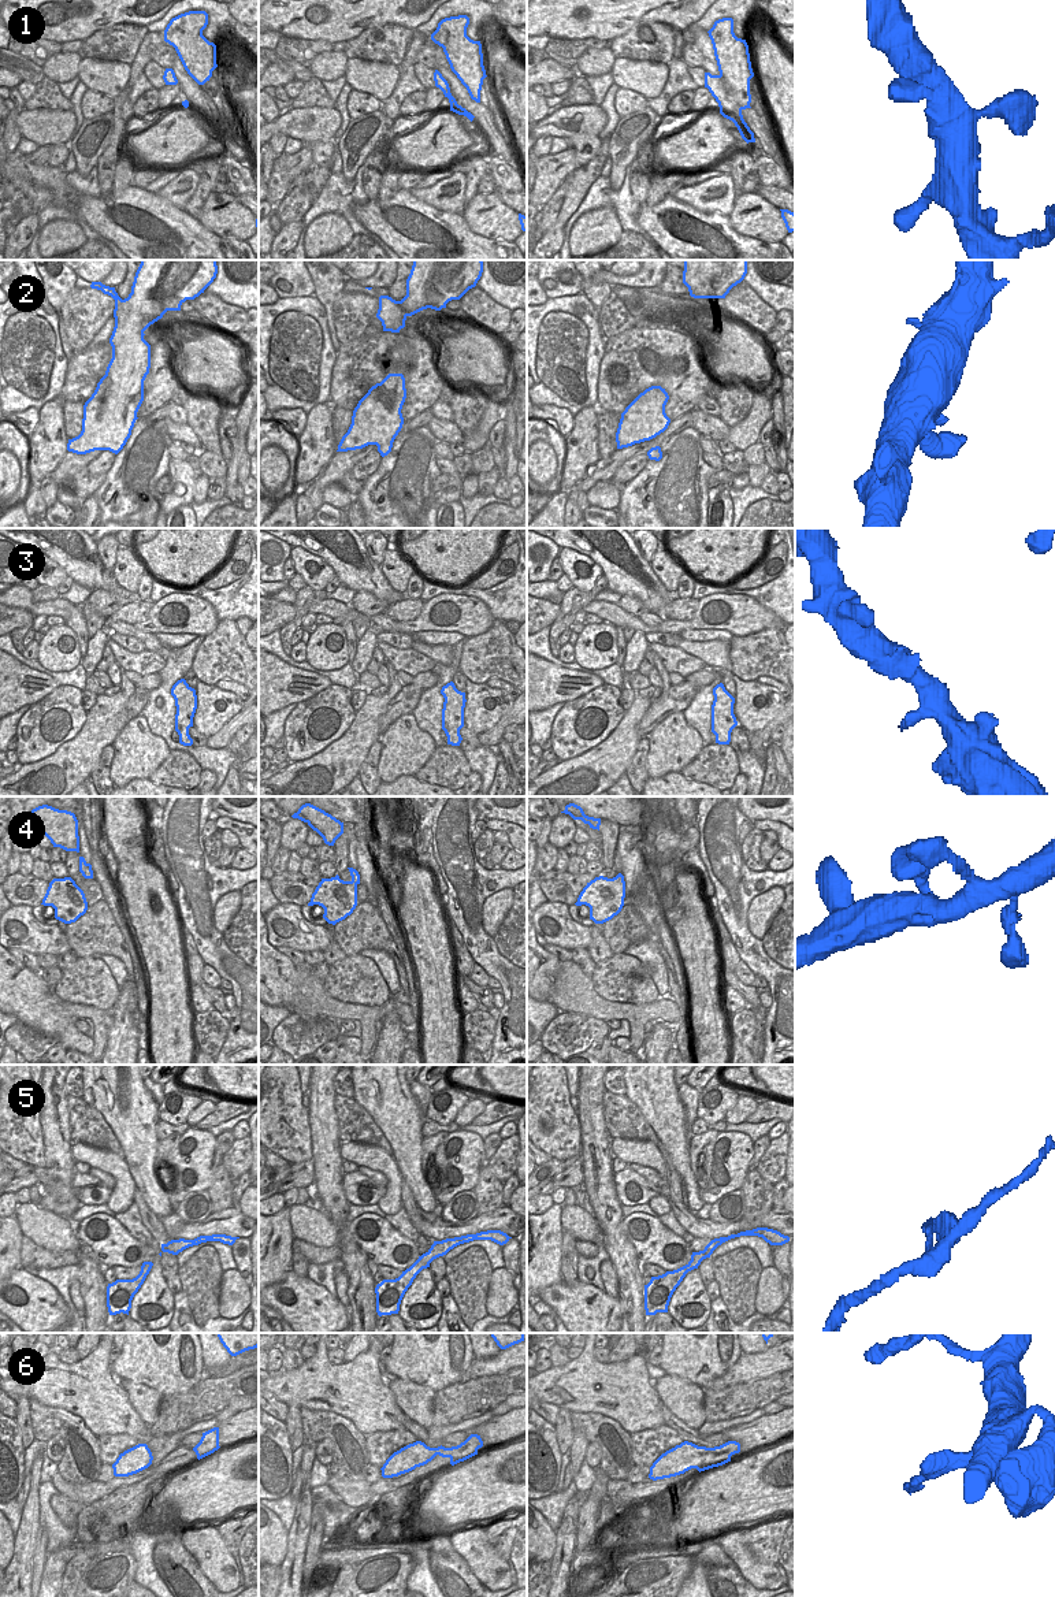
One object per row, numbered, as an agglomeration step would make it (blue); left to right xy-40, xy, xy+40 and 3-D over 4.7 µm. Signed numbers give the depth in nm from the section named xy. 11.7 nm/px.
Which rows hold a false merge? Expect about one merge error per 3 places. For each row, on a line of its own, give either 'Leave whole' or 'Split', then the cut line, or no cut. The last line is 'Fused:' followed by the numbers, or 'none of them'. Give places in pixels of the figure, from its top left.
1: Leave whole. No split
2: Leave whole. No split
3: Leave whole. No split
4: Leave whole. No split
5: Leave whole. No split
6: Leave whole. No split
Fused: none of them.

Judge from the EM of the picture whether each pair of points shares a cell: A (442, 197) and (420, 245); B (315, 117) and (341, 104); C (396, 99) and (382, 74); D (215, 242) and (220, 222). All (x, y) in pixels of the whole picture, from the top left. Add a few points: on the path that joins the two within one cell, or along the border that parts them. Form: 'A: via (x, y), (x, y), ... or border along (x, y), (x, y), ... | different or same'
A: border along (411, 190), (416, 197), (439, 210), (460, 214) | different
B: border along (334, 107), (341, 118), (334, 140) | different
C: border along (400, 77), (393, 92), (381, 100) | different
D: border along (197, 221), (222, 237), (237, 237), (244, 241) | different

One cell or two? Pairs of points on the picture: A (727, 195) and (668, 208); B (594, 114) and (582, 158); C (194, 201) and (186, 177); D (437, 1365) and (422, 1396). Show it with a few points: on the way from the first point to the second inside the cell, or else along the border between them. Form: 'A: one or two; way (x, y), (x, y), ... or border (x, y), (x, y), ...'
A: two; border (672, 195), (701, 211), (720, 212)
B: two; border (597, 134), (574, 134), (565, 138)
C: two; border (200, 175), (194, 193), (182, 208)
D: two; border (397, 1377), (427, 1385), (434, 1392)

